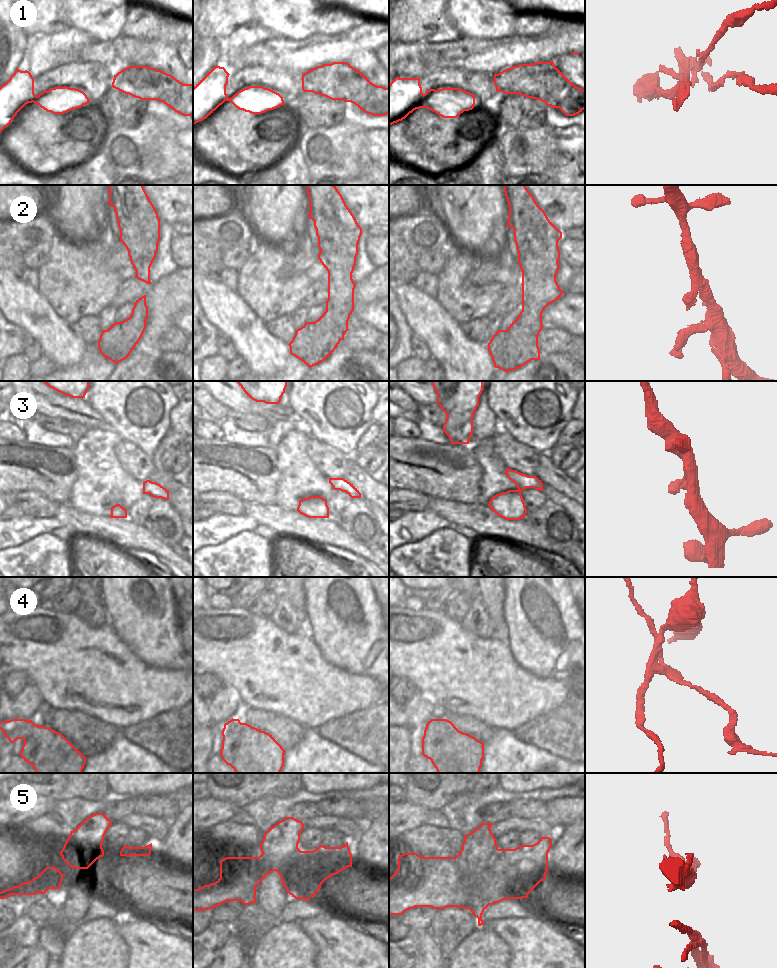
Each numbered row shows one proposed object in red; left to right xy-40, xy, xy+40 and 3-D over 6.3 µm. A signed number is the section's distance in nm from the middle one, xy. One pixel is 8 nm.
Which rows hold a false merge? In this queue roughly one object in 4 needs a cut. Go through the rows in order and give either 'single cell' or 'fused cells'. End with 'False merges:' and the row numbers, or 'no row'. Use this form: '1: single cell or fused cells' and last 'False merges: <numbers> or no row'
1: fused cells
2: single cell
3: single cell
4: fused cells
5: fused cells
False merges: 1, 4, 5

